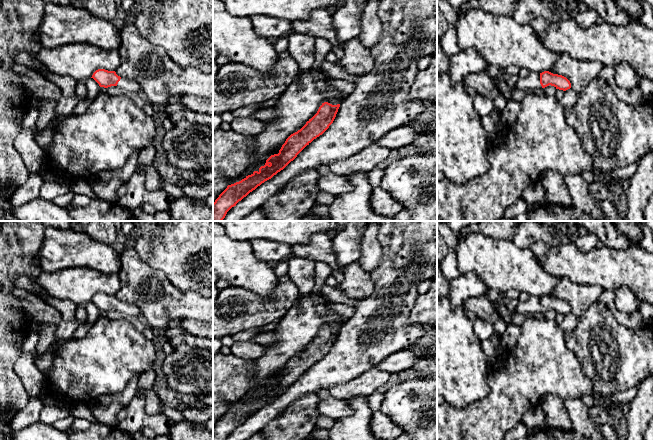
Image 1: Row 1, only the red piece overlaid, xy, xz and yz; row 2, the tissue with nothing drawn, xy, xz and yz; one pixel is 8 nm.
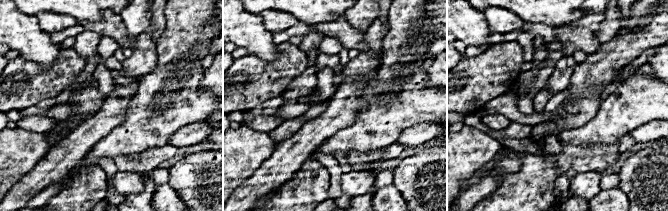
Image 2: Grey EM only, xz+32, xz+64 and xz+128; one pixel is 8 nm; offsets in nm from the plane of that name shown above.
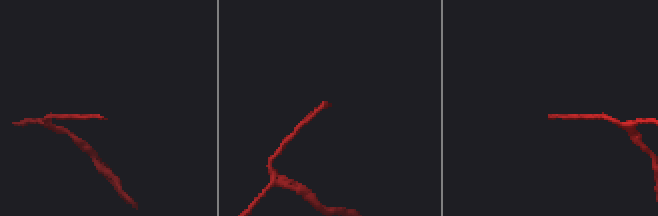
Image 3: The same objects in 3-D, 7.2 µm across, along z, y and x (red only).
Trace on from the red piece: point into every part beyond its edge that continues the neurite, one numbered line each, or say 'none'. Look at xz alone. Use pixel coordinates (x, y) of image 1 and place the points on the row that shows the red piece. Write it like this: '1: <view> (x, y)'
none

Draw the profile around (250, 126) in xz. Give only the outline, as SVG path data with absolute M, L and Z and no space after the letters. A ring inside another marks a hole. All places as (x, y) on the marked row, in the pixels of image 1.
M238 117L232 120L230 126L239 134L253 136L263 131L265 124L265 121L253 117Z

